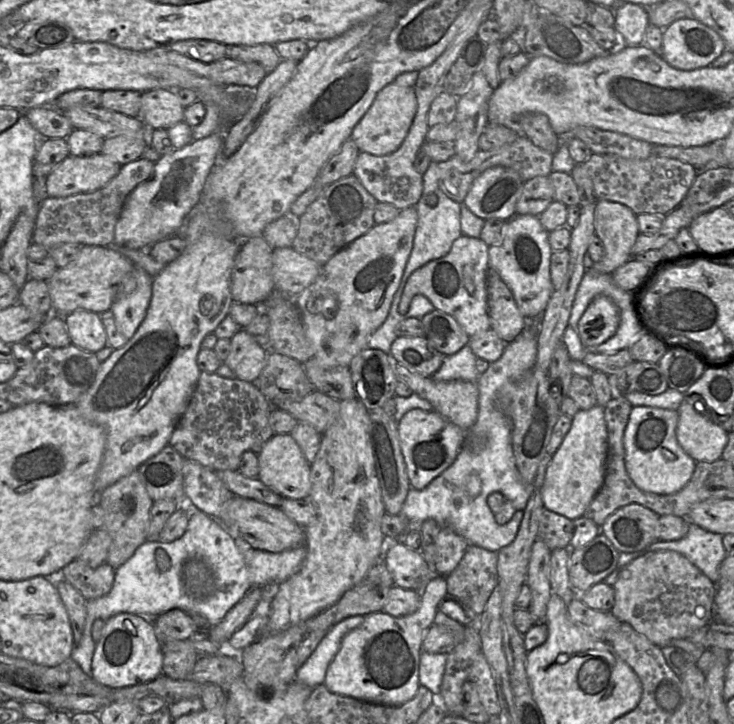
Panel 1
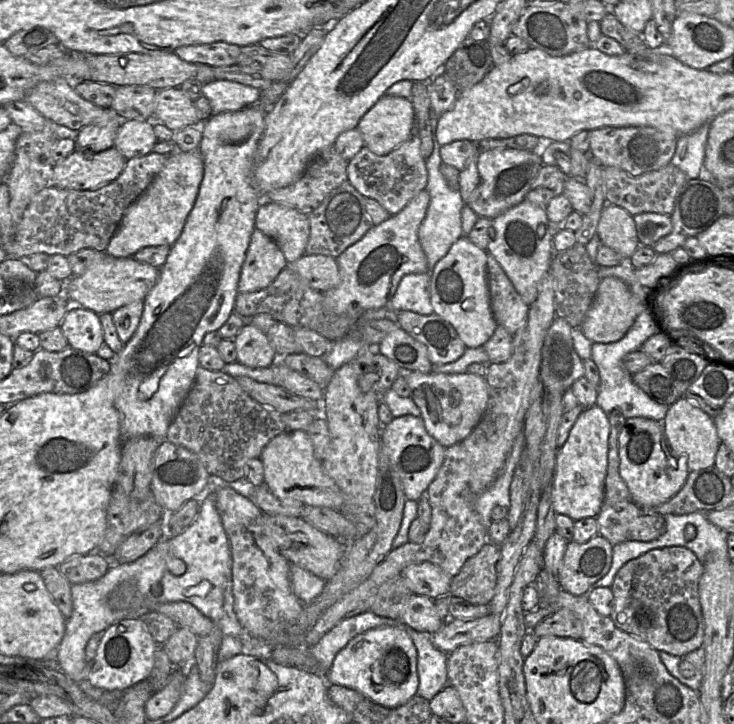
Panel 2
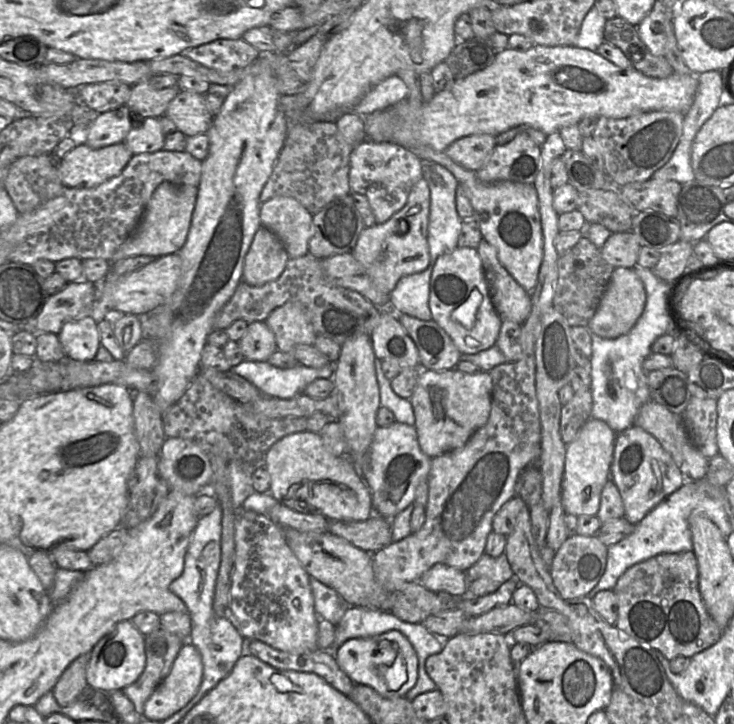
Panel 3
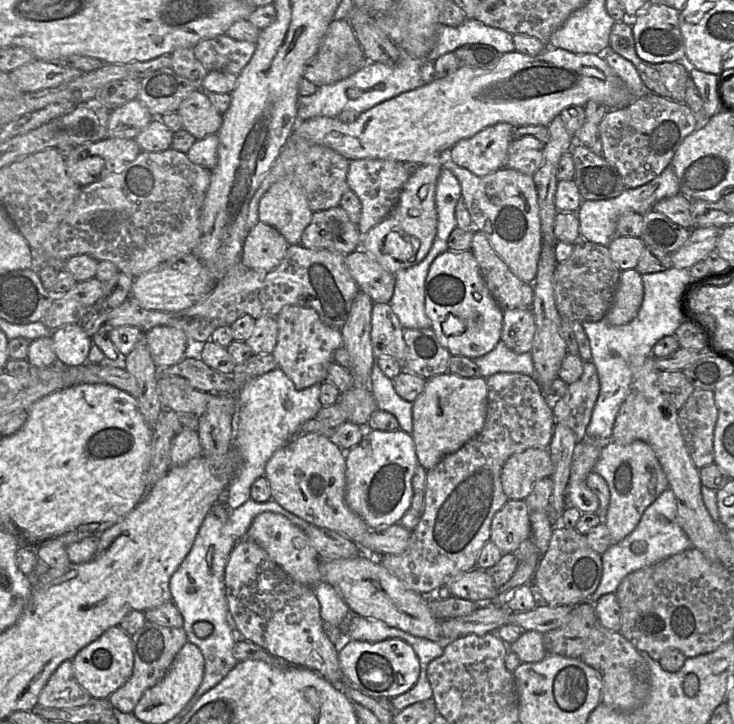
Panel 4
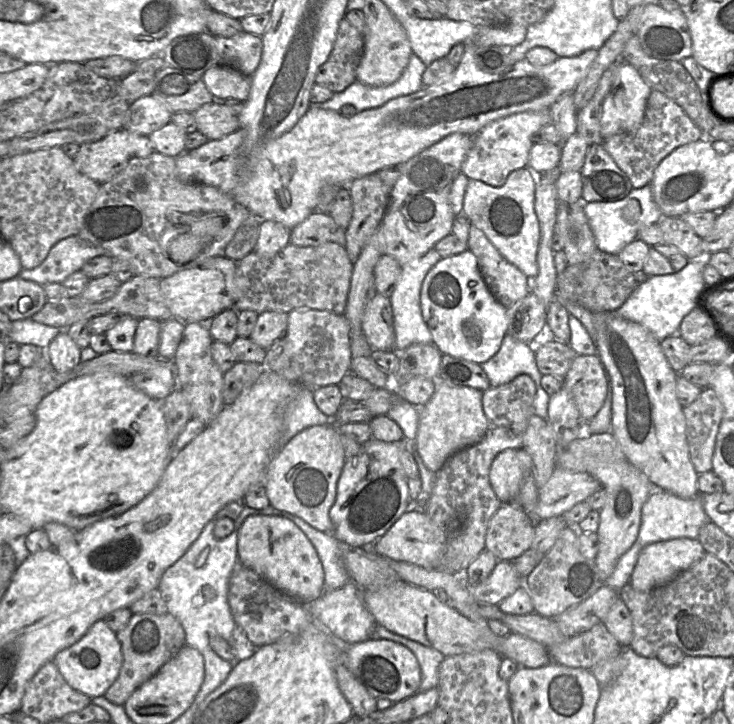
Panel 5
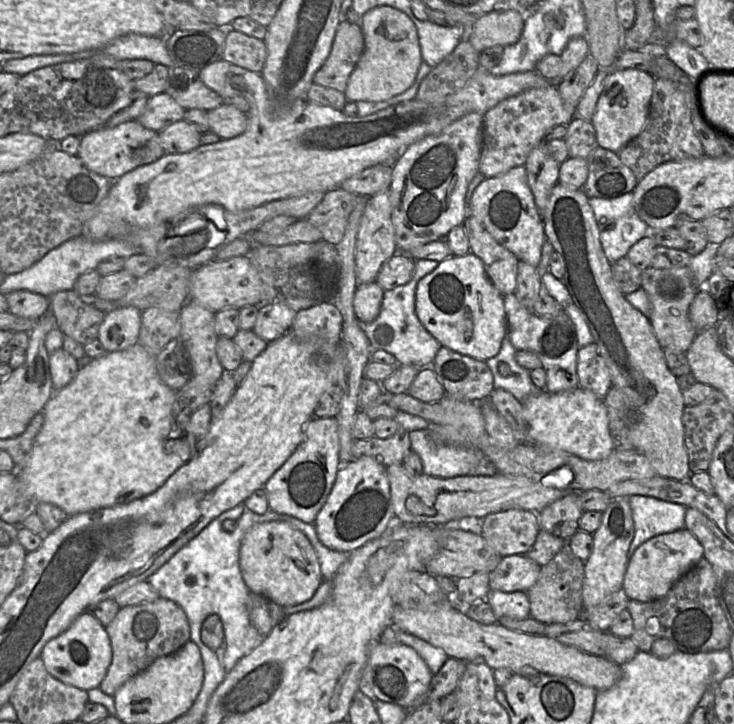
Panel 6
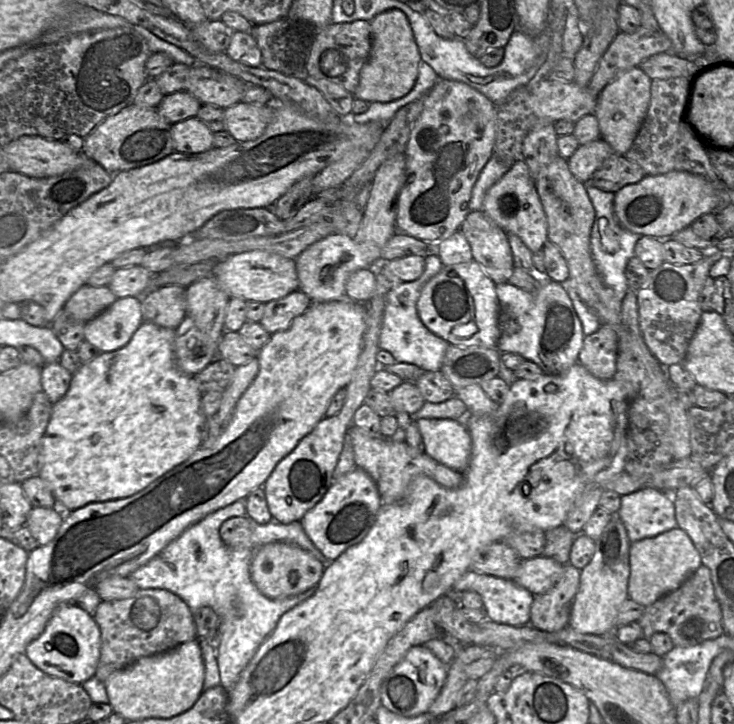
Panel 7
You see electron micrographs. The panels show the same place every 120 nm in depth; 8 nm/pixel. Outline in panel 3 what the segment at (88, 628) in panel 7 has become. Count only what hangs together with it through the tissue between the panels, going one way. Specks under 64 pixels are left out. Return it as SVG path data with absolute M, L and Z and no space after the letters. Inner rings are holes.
M131 620L122 621L93 647L86 670L87 684L105 693L123 690L139 679L145 665L145 635L140 633Z

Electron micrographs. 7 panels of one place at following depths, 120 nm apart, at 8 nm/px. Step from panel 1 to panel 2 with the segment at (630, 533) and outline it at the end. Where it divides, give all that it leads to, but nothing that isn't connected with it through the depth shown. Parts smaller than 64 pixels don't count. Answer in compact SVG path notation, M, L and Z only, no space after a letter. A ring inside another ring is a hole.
M633 501L603 502L597 522L598 534L605 537L612 545L627 541L629 525L645 510Z

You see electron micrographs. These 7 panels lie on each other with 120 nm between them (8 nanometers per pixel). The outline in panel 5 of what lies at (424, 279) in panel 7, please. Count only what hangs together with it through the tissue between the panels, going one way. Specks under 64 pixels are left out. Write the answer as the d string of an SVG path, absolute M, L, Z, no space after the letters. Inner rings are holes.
M433 248L421 257L402 266L400 279L393 293L389 297L393 310L393 323L395 331L394 351L396 353L402 352L412 344L433 343L431 332L422 316L420 293L426 275L440 261L440 259L442 259L441 256Z

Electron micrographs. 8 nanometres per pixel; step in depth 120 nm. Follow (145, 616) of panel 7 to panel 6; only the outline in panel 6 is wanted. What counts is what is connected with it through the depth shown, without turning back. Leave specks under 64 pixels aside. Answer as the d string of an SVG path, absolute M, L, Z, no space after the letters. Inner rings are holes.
M162 597L120 608L105 629L111 642L112 660L100 689L110 696L114 696L126 681L145 670L154 660L175 653L190 640L190 626L185 612L174 601Z

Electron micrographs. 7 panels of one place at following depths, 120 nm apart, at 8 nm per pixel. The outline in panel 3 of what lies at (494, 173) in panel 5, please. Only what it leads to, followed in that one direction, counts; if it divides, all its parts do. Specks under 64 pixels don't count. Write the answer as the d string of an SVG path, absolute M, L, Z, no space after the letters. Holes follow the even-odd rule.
M474 134L456 140L444 153L464 168L476 172L487 163L496 145L495 136Z

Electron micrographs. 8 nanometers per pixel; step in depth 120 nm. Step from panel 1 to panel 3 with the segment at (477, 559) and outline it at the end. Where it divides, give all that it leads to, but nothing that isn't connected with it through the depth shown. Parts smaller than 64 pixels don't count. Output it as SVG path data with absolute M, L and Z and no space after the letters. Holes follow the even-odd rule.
M485 553L465 571L467 591L465 598L491 594L508 580L514 578L512 568L504 554L491 557Z

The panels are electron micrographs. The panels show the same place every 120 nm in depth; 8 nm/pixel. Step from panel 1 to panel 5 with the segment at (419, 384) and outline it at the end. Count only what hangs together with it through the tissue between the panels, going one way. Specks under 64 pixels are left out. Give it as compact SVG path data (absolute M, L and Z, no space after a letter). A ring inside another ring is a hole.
M436 382L432 398L419 409L419 425L414 444L425 466L437 472L455 452L481 441L487 431L482 406L483 392L467 386Z

